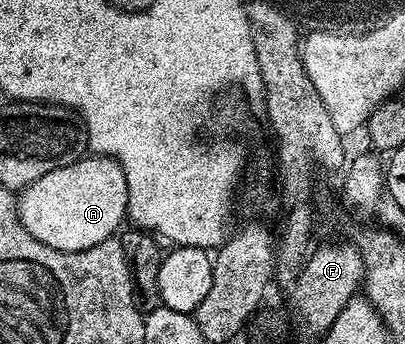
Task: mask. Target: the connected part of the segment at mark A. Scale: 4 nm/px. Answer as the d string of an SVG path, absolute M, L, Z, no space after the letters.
M92 154L61 169L53 169L45 177L37 177L33 185L18 192L17 202L21 225L37 241L62 251L84 251L112 238L124 226L122 223L127 219L125 173L117 160Z

